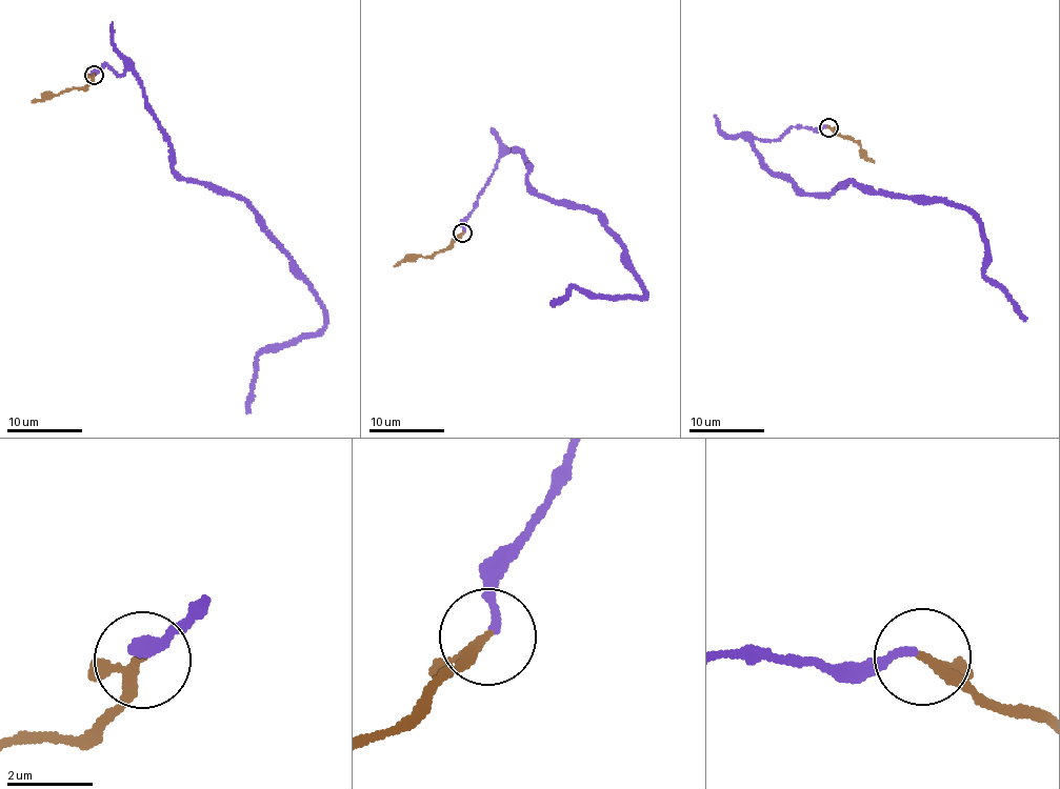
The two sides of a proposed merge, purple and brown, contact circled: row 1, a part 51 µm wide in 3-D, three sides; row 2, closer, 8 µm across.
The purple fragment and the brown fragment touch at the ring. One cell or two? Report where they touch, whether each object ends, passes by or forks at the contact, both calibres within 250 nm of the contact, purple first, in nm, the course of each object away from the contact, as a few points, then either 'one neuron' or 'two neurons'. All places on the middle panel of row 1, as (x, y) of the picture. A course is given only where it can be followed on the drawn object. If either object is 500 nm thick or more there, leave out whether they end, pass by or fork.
(462, 233) | purple ends | brown passes by | 180/200 nm | purple via (463, 231), (500, 154), (513, 148), (530, 164), (527, 186), (599, 214), (643, 297), (574, 286), (551, 304) | brown via (463, 233), (445, 249), (424, 257), (407, 257), (394, 266) | one neuron

